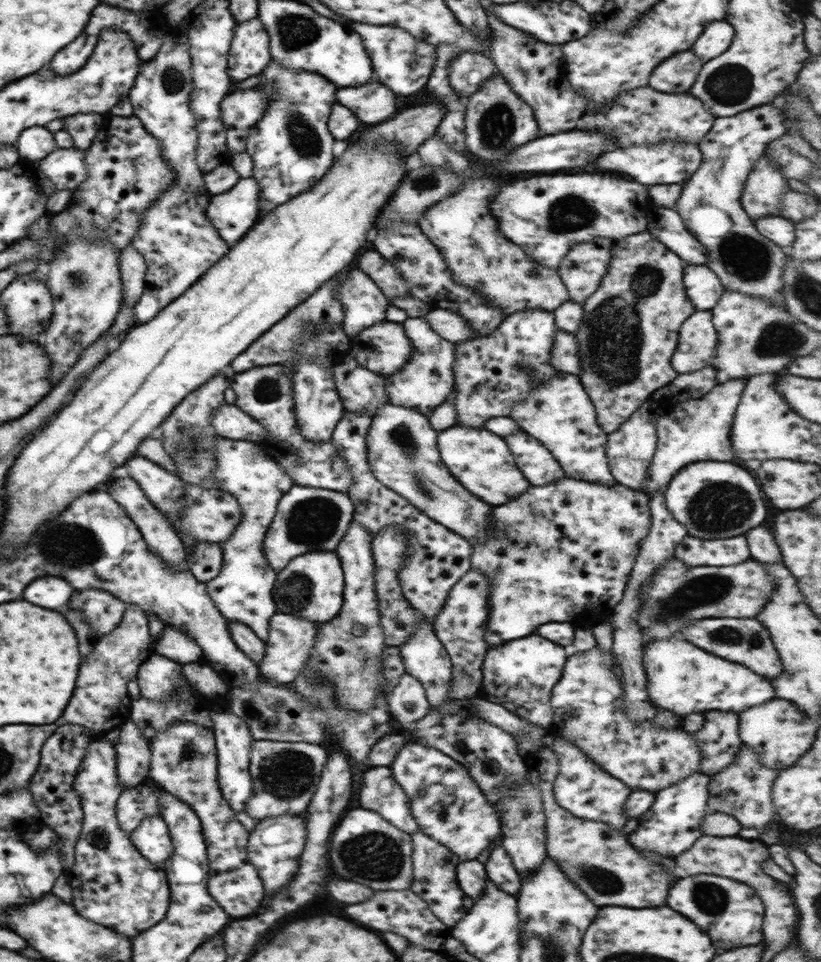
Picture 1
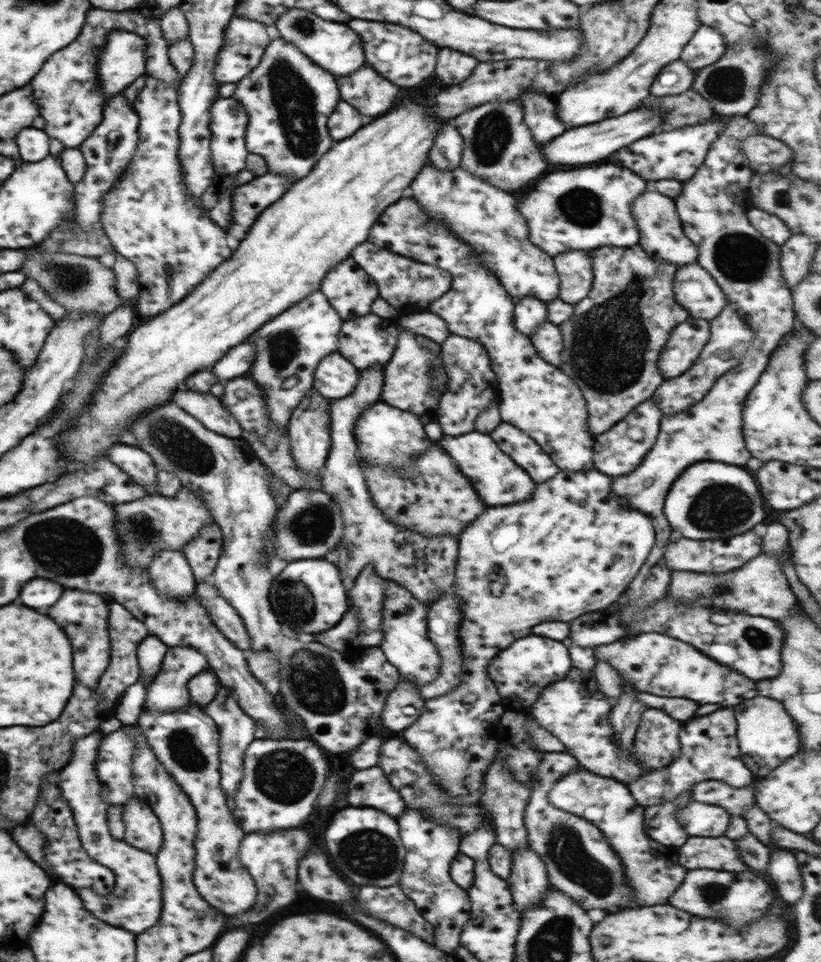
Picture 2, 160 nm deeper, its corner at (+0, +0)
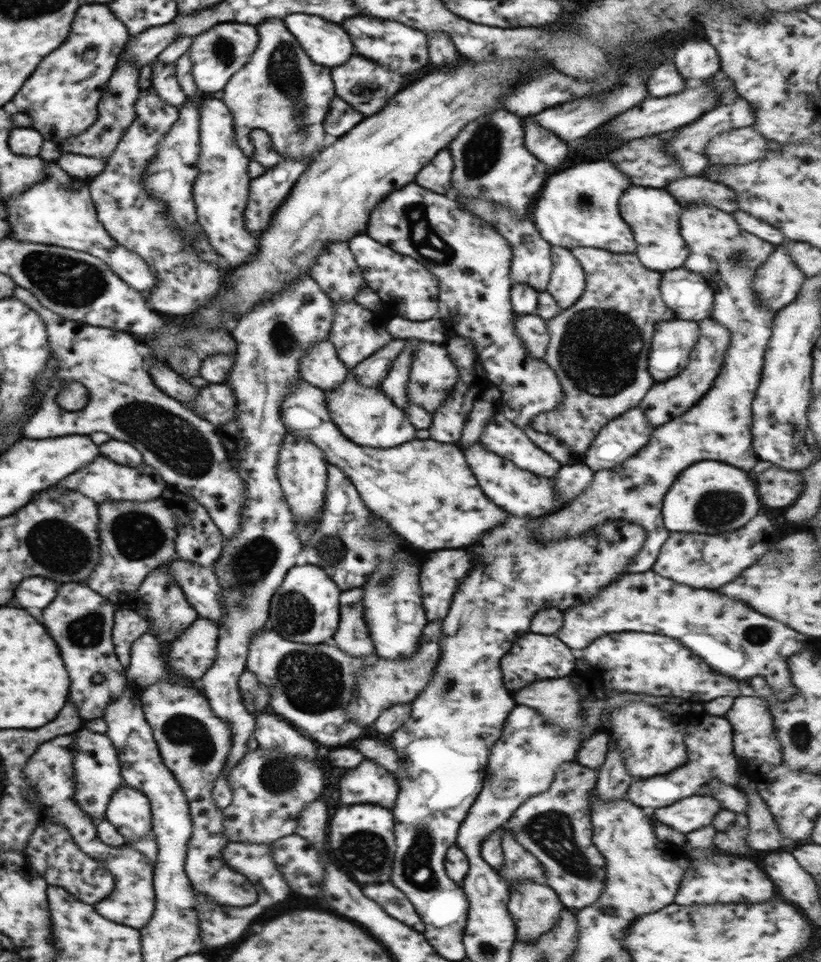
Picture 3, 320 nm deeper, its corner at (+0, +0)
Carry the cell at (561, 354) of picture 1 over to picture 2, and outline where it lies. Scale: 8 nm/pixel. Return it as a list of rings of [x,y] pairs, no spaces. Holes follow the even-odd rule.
[[[544,321],[536,327],[535,333],[531,336],[531,343],[546,362],[559,368],[564,343],[562,333],[558,325],[550,321]]]

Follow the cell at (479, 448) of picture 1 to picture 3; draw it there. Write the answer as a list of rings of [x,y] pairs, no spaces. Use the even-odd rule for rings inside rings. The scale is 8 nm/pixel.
[[[480,442],[464,448],[464,458],[468,464],[469,471],[473,473],[479,482],[479,487],[492,502],[498,502],[500,508],[514,516],[538,517],[548,512],[559,510],[561,496],[557,491],[553,477],[546,478],[521,470],[510,460],[488,450]]]

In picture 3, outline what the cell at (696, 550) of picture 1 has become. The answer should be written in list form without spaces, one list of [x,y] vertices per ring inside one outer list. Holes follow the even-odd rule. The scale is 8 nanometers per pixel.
[[[756,515],[752,522],[745,525],[740,530],[716,536],[670,531],[670,536],[663,544],[651,570],[664,578],[692,588],[708,590],[720,588],[738,578],[748,566],[756,564],[756,560],[760,560],[768,552],[768,544],[773,540],[774,528],[766,516]]]

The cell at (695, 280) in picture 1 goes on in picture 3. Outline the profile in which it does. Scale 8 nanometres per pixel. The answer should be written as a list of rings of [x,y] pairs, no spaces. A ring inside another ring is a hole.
[[[683,266],[667,270],[659,289],[676,319],[698,322],[711,315],[714,293],[703,274]]]

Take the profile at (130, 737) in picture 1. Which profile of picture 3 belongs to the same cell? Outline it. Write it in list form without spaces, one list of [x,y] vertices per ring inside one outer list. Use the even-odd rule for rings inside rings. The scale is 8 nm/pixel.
[[[82,727],[78,730],[73,754],[73,775],[75,778],[75,803],[94,821],[105,818],[105,812],[112,793],[120,786],[126,785],[121,775],[117,748],[106,734],[92,732]]]

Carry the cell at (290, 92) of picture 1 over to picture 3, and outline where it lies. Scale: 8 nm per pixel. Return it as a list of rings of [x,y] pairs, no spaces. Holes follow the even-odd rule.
[[[270,17],[257,24],[259,36],[258,48],[250,56],[248,62],[230,77],[223,88],[222,102],[231,110],[235,122],[235,141],[243,153],[252,156],[252,141],[250,135],[256,129],[264,130],[271,138],[272,148],[280,153],[282,158],[304,159],[313,156],[324,144],[324,116],[328,114],[328,104],[334,98],[334,86],[330,78],[330,70],[312,62],[296,37],[286,28],[283,19]]]

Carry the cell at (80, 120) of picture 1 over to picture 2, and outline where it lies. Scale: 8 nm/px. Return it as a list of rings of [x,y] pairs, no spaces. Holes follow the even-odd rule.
[[[92,8],[86,14],[86,24],[82,32],[66,46],[64,50],[58,50],[48,58],[48,62],[42,66],[40,74],[29,82],[32,88],[35,104],[40,108],[40,116],[46,120],[44,132],[51,139],[59,140],[65,148],[79,148],[84,141],[94,132],[94,129],[103,119],[103,90],[97,72],[99,72],[100,49],[107,41],[107,36],[113,30],[134,32],[147,38],[147,69],[146,73],[154,78],[173,84],[177,82],[178,72],[168,57],[168,45],[163,37],[163,32],[157,20],[142,16],[139,12],[112,12],[112,10],[100,10]],[[66,96],[78,96],[78,98],[66,98]]]

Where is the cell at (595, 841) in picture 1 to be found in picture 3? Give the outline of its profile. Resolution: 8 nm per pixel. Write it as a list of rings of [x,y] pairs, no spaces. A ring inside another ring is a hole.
[[[568,762],[564,770],[556,773],[552,784],[542,793],[524,801],[507,820],[505,827],[513,837],[532,853],[545,868],[546,885],[559,896],[562,905],[570,909],[584,909],[600,900],[606,886],[606,859],[594,846],[591,823],[591,797],[597,783],[595,769],[586,768],[577,762]]]

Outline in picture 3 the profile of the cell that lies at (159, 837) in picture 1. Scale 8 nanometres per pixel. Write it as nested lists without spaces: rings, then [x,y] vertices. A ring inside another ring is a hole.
[[[120,785],[112,793],[105,819],[114,825],[127,841],[137,841],[153,830],[148,797],[128,785]]]

